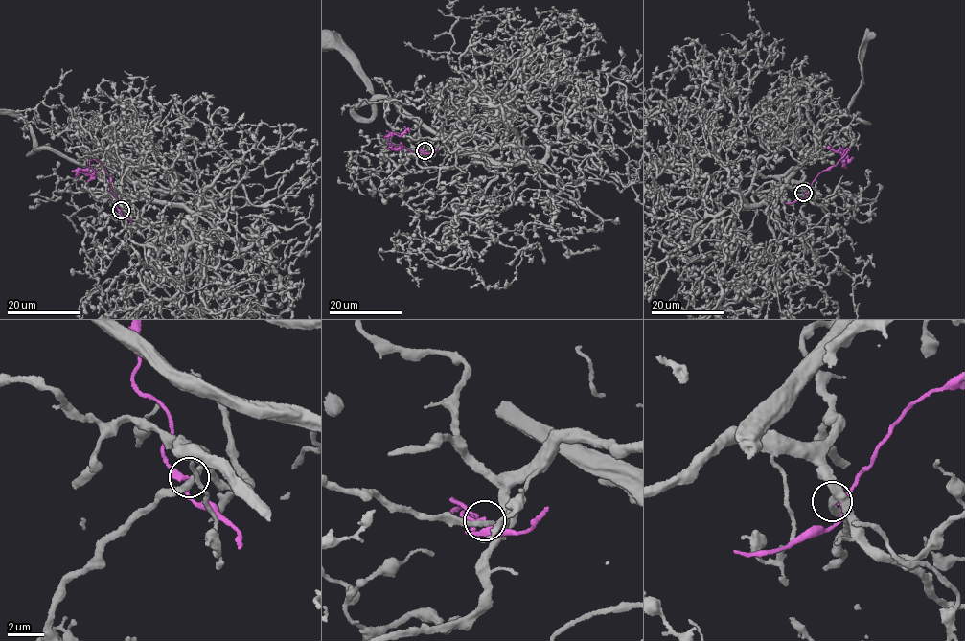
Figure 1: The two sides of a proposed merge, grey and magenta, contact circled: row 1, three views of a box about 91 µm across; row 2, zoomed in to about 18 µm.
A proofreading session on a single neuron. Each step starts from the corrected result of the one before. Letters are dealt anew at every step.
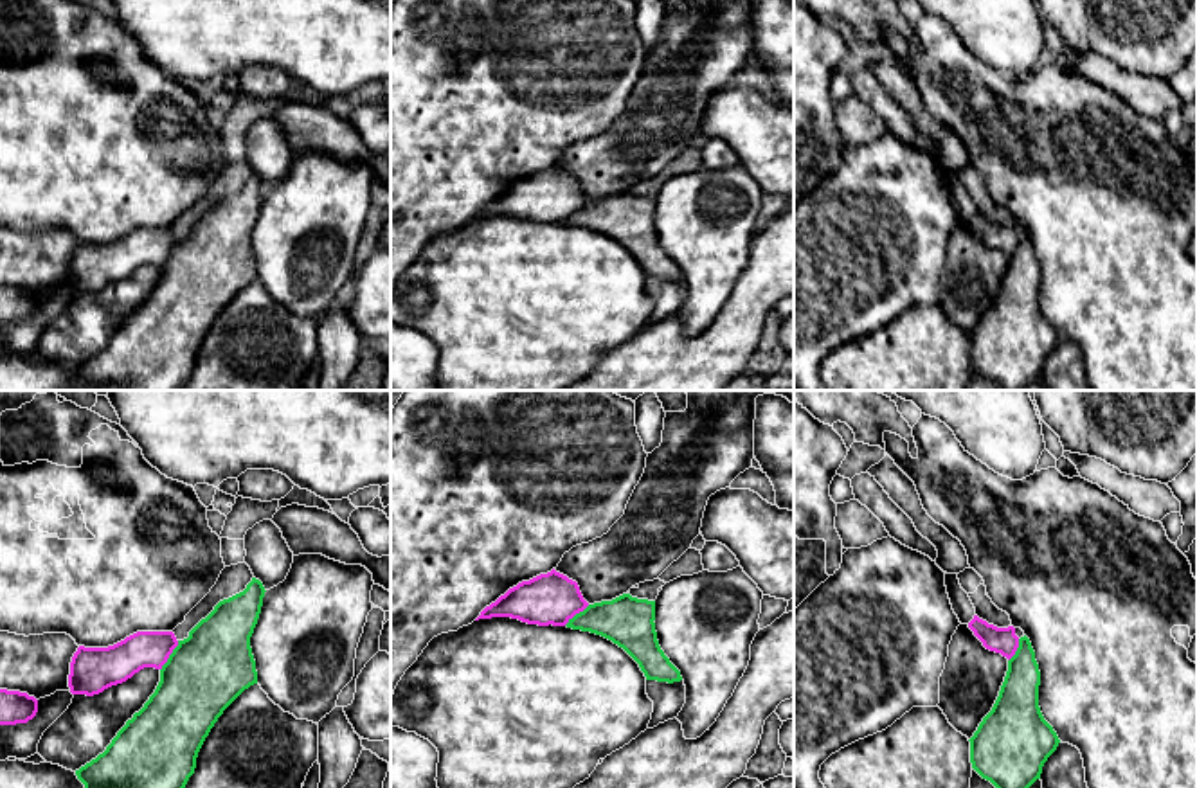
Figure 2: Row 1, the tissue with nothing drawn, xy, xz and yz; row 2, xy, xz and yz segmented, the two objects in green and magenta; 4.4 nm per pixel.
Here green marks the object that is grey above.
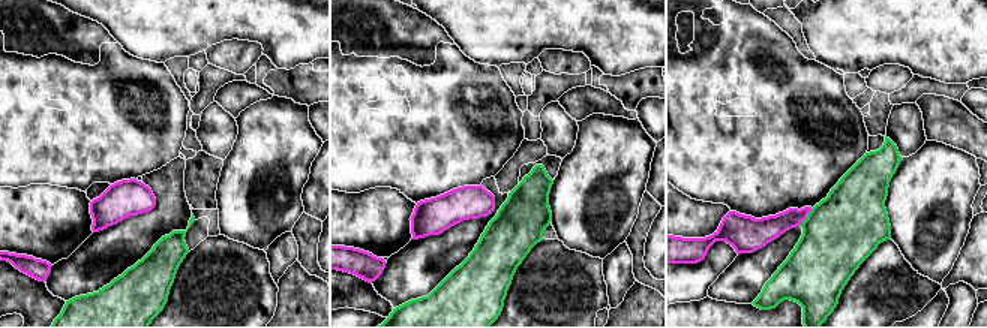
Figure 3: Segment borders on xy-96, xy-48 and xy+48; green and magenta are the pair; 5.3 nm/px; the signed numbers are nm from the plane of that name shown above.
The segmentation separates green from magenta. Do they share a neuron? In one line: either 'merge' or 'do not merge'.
do not merge

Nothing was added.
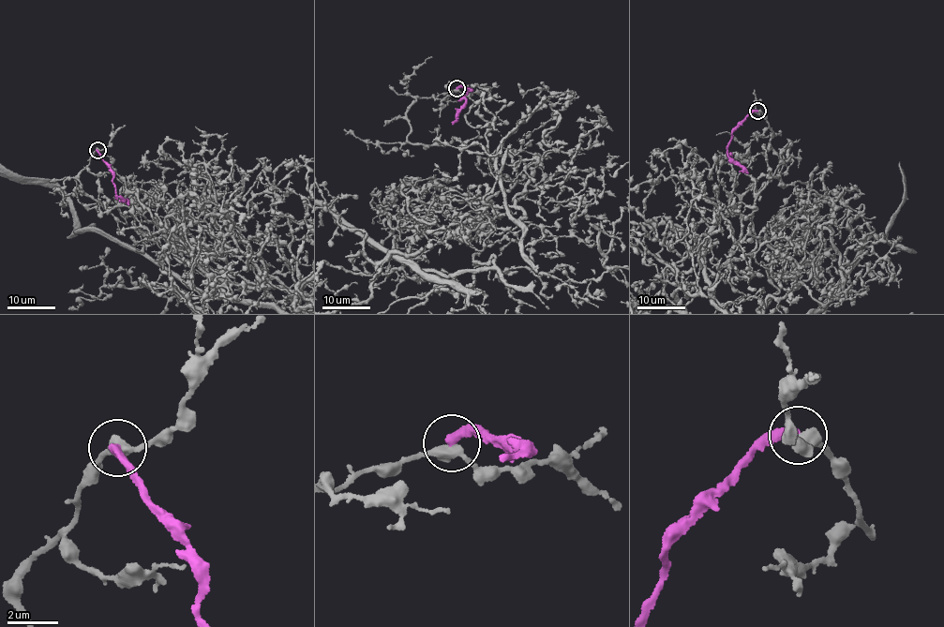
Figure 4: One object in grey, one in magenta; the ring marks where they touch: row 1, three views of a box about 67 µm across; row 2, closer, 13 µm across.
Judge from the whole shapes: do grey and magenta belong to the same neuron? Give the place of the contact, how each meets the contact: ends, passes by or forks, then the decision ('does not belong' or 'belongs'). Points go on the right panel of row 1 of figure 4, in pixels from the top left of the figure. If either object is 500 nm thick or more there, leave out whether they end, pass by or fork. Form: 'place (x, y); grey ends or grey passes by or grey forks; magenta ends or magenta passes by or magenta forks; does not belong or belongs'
place (757, 111); grey passes by; magenta ends; does not belong

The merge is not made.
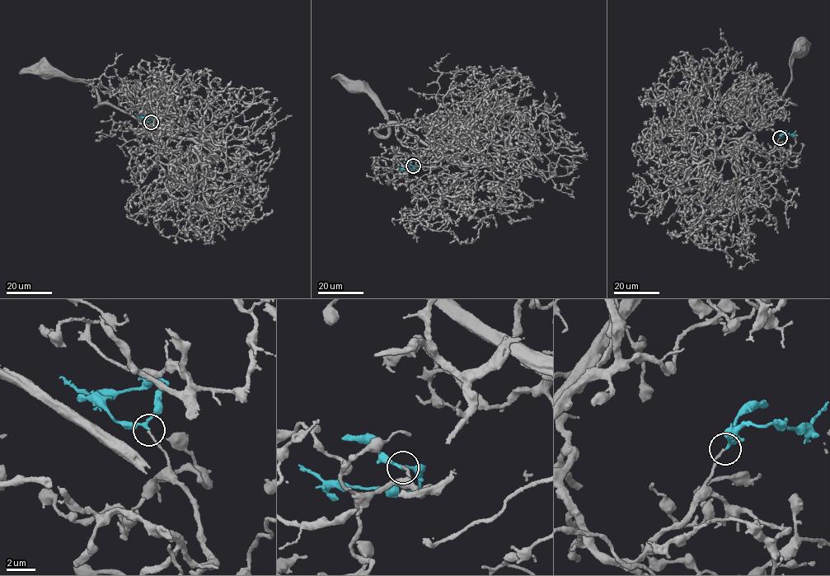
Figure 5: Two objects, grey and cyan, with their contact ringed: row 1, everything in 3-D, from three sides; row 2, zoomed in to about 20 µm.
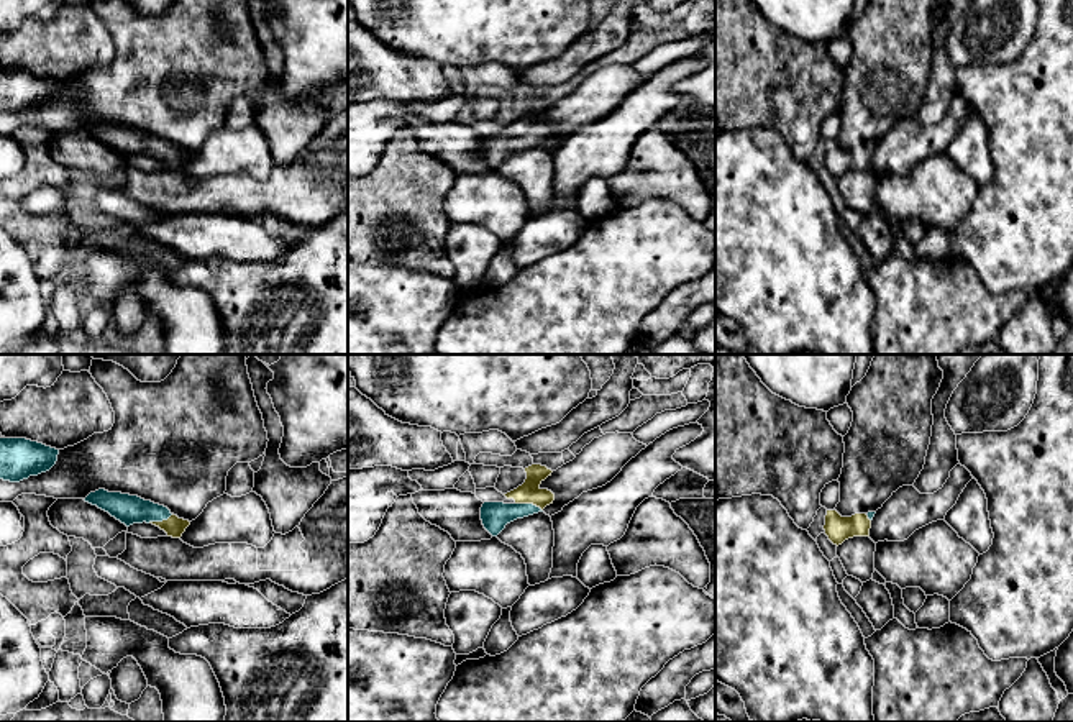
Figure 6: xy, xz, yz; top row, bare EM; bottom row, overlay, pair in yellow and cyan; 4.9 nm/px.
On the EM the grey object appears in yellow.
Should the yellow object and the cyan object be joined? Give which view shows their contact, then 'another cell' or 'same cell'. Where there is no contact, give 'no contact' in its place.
meets yellow in xz; same cell

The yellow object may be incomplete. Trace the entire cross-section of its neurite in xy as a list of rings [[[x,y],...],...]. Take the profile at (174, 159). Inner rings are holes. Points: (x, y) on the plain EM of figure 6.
[[[98,121],[90,125],[84,133],[108,144],[126,159],[146,154],[159,159],[172,171],[180,171],[190,158],[189,153],[179,151],[167,139],[144,133],[138,128]]]

